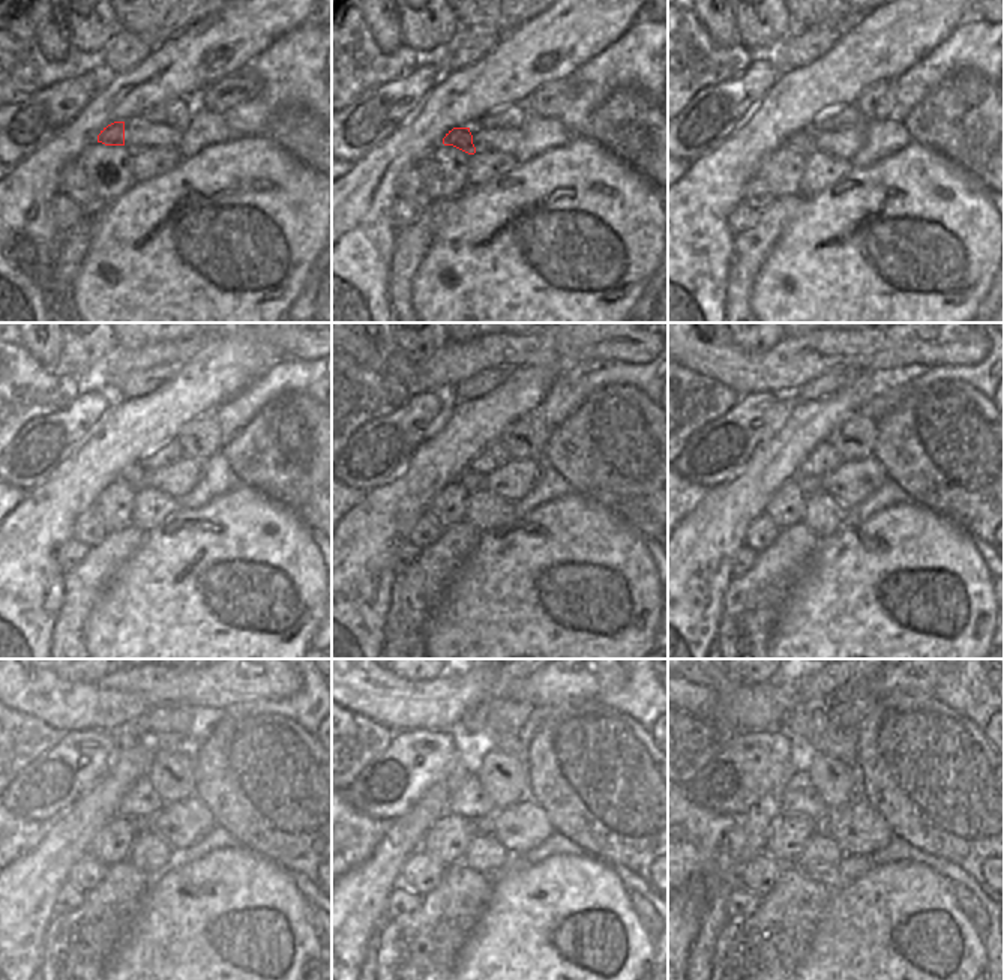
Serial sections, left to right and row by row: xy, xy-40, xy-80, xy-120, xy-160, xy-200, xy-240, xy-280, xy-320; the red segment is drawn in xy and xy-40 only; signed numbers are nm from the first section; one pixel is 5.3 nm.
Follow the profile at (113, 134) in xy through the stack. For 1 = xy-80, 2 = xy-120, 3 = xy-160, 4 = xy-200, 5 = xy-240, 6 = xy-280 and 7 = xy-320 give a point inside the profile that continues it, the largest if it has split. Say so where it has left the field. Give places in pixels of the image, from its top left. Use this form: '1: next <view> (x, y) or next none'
1: next xy-80 (803, 141)
2: next xy-120 (135, 477)
3: next xy-160 (473, 482)
4: next xy-200 (811, 485)
5: next xy-240 (140, 824)
6: next xy-280 (485, 824)
7: next xy-320 (823, 824)

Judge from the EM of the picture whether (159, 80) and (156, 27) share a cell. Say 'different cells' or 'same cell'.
different cells

